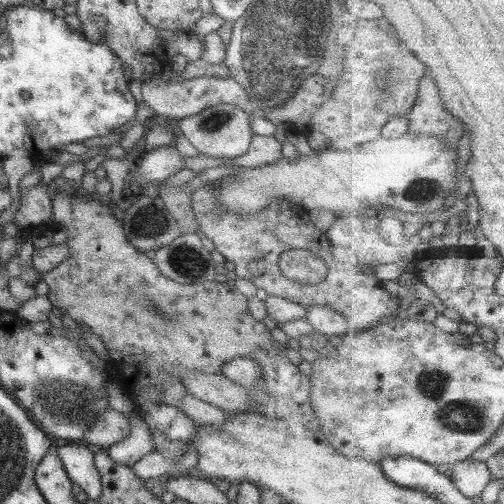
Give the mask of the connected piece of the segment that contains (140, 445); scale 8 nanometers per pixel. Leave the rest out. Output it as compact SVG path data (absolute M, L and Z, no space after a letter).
M133 411L128 414L130 420L130 437L126 437L118 443L108 447L108 455L116 461L116 463L132 466L136 464L142 456L150 454L155 450L155 442L152 439L153 433L146 425L146 421L142 419L139 411Z

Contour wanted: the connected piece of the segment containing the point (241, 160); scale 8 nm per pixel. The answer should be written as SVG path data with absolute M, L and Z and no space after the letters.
M254 135L250 148L242 155L233 159L239 167L260 168L268 164L274 164L282 158L282 145L277 135Z

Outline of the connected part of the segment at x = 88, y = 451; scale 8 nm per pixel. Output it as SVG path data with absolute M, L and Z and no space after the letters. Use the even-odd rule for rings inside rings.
M75 442L57 448L58 457L73 484L78 484L92 500L102 496L100 471L95 465L96 449L87 443Z

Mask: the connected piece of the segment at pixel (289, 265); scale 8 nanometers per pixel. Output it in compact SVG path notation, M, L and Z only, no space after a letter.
M292 249L281 252L279 268L289 280L306 285L323 283L328 268L325 260L314 252Z

